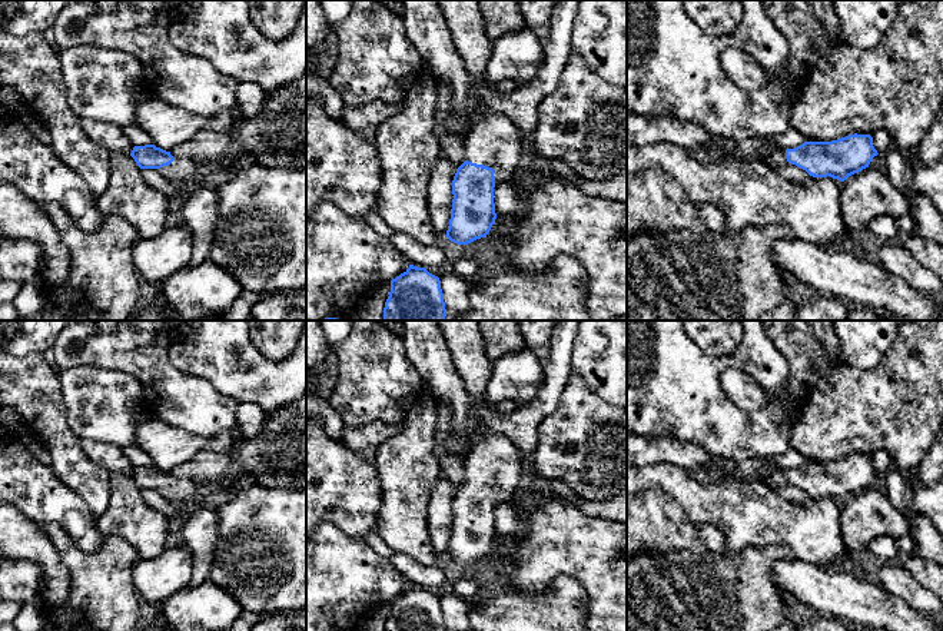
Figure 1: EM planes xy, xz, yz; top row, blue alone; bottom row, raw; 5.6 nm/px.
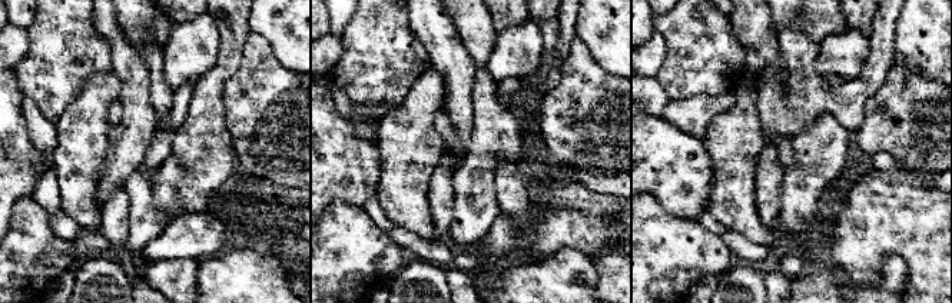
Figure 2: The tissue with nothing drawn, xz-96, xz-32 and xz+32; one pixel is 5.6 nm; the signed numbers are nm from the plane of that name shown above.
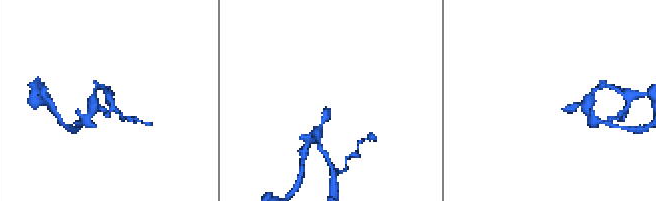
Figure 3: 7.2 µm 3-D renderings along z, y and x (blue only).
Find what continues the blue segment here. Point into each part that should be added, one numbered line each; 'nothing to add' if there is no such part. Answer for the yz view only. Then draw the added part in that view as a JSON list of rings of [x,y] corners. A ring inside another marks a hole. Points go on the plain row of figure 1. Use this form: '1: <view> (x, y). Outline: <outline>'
1: yz (774, 480). Outline: [[[783,469],[781,471],[777,471],[777,472],[773,472],[773,474],[764,476],[760,481],[763,481],[766,485],[768,485],[774,491],[778,486],[788,484],[787,482],[787,478],[786,478],[786,471],[783,471]]]

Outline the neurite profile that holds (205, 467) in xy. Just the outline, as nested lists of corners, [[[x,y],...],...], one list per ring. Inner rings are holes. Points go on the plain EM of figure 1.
[[[199,451],[189,461],[175,466],[170,471],[173,478],[190,479],[200,486],[207,485],[225,475],[233,472],[235,459],[232,455],[213,452],[213,451]]]

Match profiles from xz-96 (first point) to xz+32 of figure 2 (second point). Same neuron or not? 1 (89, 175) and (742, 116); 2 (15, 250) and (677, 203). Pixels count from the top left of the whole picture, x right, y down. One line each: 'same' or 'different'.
1: same
2: different

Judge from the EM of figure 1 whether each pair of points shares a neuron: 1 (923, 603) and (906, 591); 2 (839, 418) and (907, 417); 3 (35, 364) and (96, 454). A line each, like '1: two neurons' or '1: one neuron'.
1: one neuron
2: one neuron
3: two neurons

